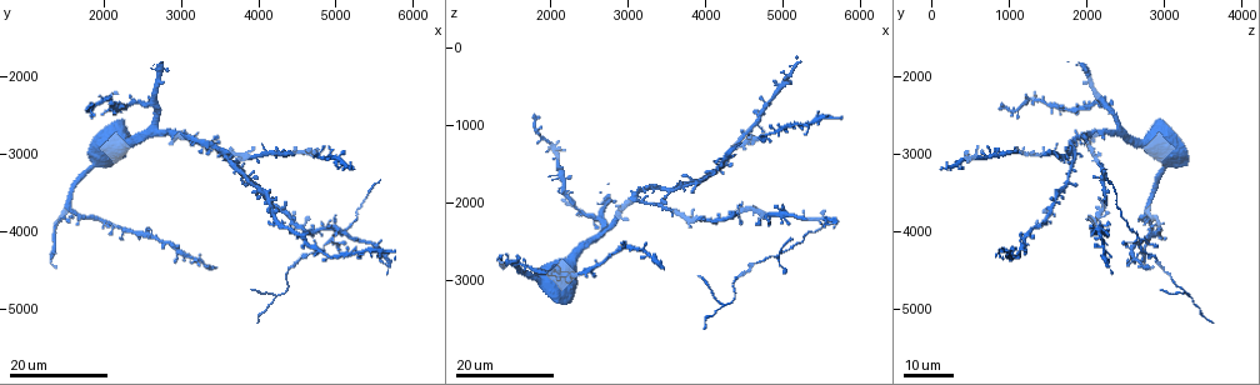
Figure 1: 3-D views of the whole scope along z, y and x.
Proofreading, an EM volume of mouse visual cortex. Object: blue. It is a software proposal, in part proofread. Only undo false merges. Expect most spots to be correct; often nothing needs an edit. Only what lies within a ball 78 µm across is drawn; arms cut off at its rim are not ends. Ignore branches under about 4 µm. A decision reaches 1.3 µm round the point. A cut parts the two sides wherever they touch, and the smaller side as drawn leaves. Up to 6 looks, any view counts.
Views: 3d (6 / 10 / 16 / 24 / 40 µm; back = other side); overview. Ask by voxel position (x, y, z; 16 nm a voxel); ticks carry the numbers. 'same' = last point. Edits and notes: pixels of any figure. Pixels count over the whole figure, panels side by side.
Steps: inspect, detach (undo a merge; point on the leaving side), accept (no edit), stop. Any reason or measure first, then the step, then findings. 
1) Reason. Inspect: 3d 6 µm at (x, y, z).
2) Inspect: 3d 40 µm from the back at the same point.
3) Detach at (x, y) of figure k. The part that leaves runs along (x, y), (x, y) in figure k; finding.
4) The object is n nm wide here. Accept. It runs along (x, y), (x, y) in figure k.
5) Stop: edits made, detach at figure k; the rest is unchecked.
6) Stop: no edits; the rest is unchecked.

A fork. Inspect: 3d 16 µm at (5000, 4050, 2650).

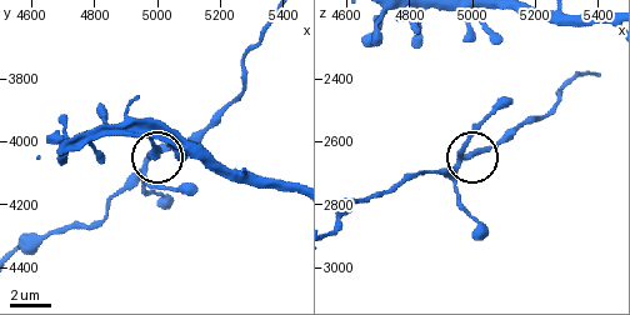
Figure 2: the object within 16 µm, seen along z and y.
Zoom in. Inspect: 3d 10 µm at (4960, 4060, 2660).

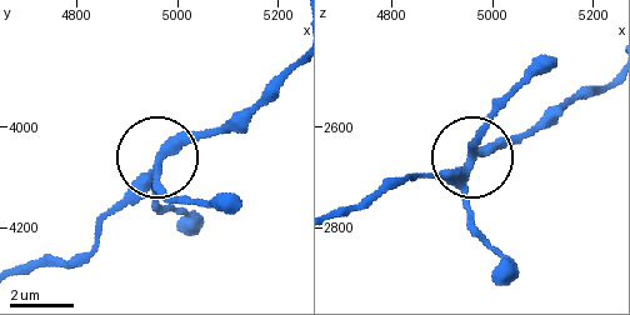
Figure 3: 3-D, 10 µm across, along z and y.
3 arms meet here. Accept. All the same neuron.

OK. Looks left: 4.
Thick turns thin. Inspect: 3d 24 µm at (4450, 4450, 3000).

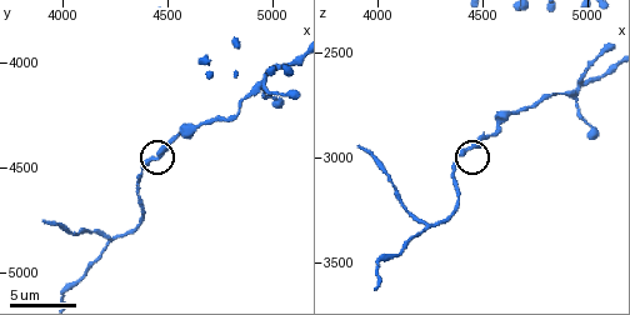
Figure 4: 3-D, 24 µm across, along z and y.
Inspect: 3d 10 µm at (4430, 4470, 2960).

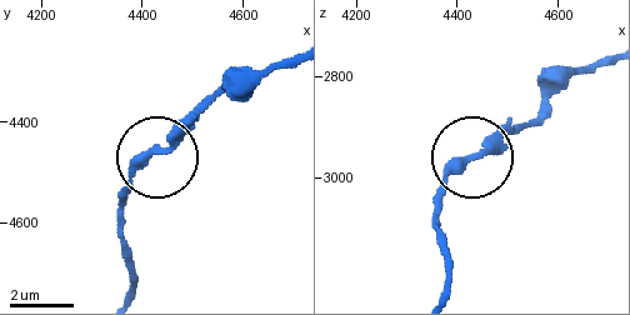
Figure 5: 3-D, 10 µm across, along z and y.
Accept. One neuron here.

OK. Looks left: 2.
Arms part here. Inspect: 3d 6 µm at (4220, 4840, 3330).

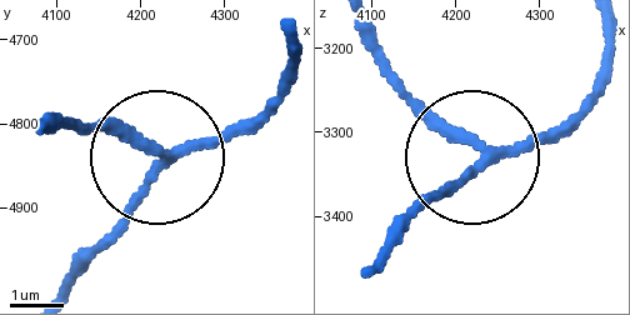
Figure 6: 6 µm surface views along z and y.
The side arm is 9 µm long. Detach at (106, 126) of figure 6. The part that leaves runs along (481, 145), (418, 105), (374, 24) in figure 6; two neurons meet here.

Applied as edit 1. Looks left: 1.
Stop: edits made, detach at figure 6; the rest is unchecked.

